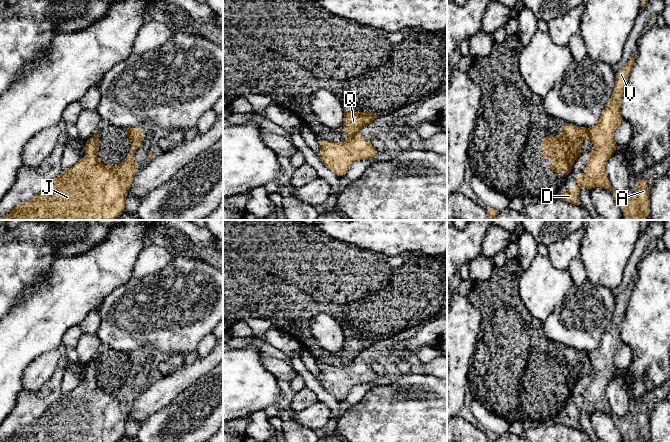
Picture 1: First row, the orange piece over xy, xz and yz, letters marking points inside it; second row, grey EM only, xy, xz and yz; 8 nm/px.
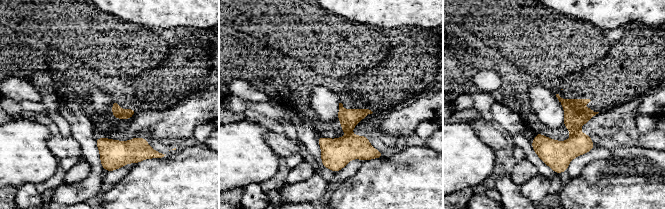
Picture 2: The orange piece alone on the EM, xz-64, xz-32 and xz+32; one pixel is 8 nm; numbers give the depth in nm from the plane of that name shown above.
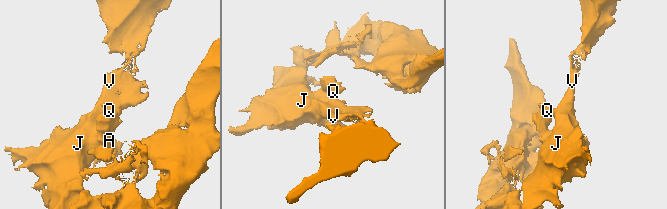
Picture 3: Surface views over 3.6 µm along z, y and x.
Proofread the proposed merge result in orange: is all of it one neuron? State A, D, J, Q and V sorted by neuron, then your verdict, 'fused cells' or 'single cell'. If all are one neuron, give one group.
A D J V / Q; fused cells

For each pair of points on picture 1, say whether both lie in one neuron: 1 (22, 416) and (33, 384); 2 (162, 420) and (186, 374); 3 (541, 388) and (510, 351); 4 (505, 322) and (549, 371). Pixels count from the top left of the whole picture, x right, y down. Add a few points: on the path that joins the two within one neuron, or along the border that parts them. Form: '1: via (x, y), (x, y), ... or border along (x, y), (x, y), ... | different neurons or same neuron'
1: border along (50, 377), (37, 390), (23, 390) | different neurons
2: border along (191, 385), (153, 413) | different neurons
3: via (531, 382), (510, 361) | same neuron
4: via (519, 327), (544, 352), (546, 357) | same neuron

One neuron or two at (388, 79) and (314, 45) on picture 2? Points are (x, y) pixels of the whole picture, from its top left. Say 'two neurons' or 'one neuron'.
one neuron

